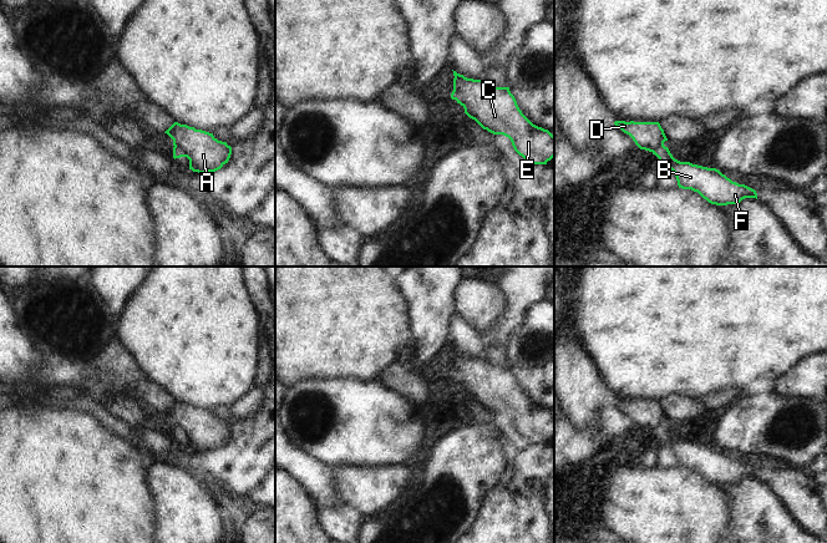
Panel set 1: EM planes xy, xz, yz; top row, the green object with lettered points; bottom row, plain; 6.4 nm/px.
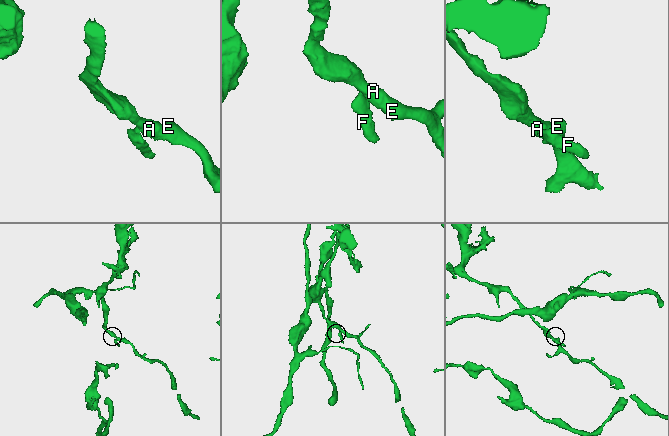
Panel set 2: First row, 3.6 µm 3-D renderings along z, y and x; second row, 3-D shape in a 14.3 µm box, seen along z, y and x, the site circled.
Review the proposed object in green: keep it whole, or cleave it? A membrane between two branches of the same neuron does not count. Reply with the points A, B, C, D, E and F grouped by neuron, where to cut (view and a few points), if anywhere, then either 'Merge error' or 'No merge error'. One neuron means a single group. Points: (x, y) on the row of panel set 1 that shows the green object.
Groups: A C D E / B F. Split along xy (174, 146), (183, 156). Merge error

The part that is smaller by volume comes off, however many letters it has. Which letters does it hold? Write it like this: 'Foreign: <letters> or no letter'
Foreign: B, F

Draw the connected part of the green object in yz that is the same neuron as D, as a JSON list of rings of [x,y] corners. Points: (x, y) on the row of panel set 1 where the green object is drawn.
[[[615,121],[614,125],[629,135],[640,149],[654,152],[668,141],[659,122]]]

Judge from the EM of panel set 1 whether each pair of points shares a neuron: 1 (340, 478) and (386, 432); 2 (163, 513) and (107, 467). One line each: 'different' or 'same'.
1: different
2: different

